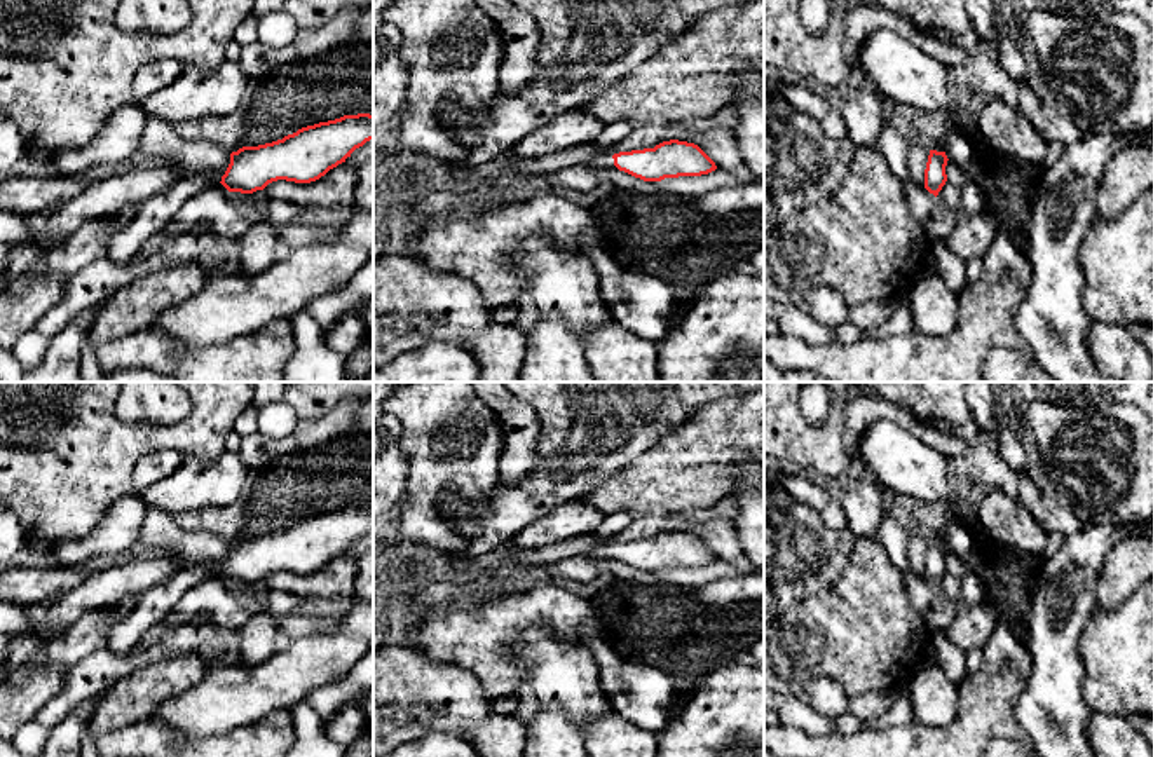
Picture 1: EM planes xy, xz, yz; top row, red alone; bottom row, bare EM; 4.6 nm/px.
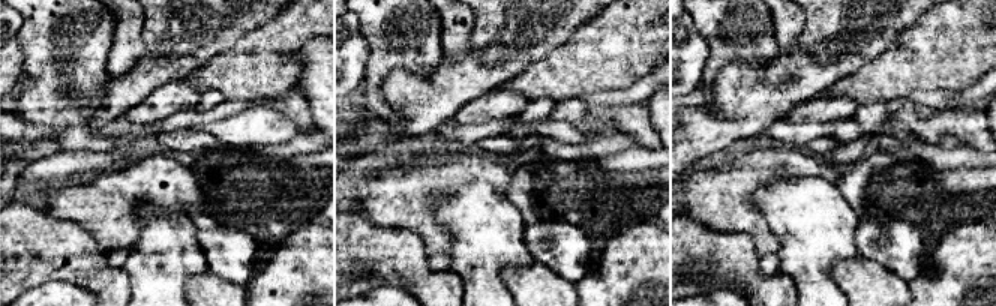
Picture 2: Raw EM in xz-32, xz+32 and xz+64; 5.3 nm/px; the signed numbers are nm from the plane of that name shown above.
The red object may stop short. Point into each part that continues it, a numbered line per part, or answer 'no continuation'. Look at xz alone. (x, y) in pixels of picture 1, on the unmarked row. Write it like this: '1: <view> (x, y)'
1: xz (600, 552)

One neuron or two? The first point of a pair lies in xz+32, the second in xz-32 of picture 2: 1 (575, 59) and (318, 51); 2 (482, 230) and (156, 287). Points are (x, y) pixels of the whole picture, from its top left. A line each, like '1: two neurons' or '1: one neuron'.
1: two neurons
2: one neuron

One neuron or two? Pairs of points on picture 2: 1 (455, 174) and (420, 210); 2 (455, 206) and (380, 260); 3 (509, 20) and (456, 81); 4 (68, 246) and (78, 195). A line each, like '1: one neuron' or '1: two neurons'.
1: one neuron
2: two neurons
3: one neuron
4: two neurons

